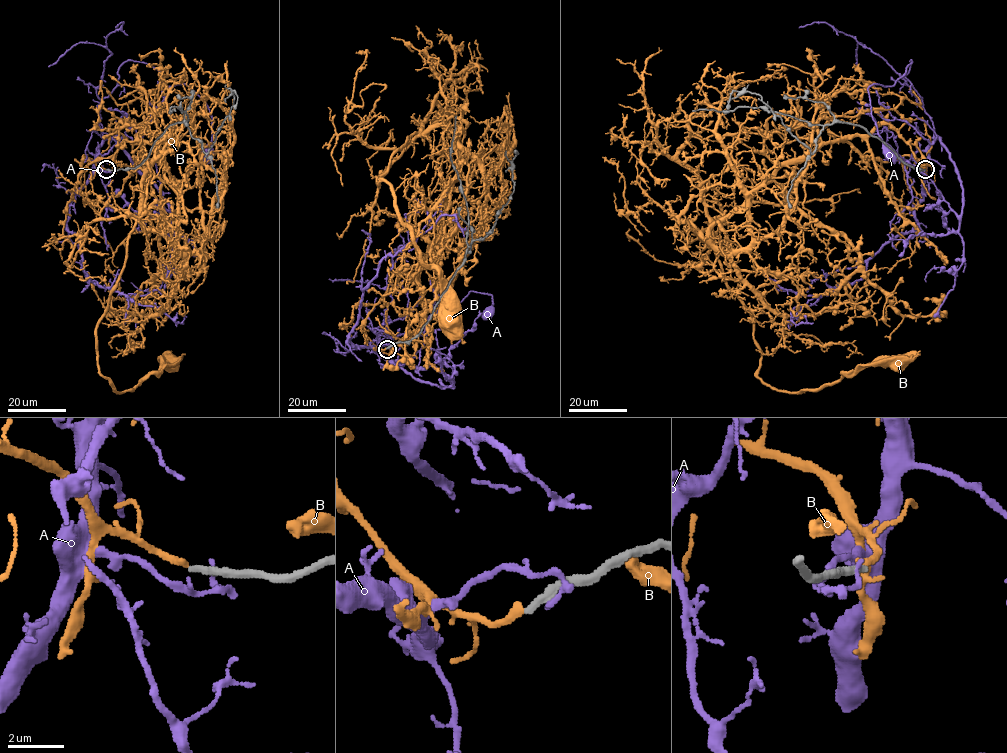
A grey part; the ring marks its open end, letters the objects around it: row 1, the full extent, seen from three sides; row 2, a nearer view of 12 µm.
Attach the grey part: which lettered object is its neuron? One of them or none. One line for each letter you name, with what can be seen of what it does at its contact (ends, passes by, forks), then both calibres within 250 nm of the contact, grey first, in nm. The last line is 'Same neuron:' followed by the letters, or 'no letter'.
Same neuron: no letter

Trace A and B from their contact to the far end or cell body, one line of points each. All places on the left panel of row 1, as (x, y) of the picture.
A: (108, 170), (95, 167), (100, 104), (129, 60), (204, 101), (207, 154)
B: (105, 169), (83, 157), (150, 144), (178, 222), (175, 240), (135, 223), (97, 366), (124, 392), (169, 365)

